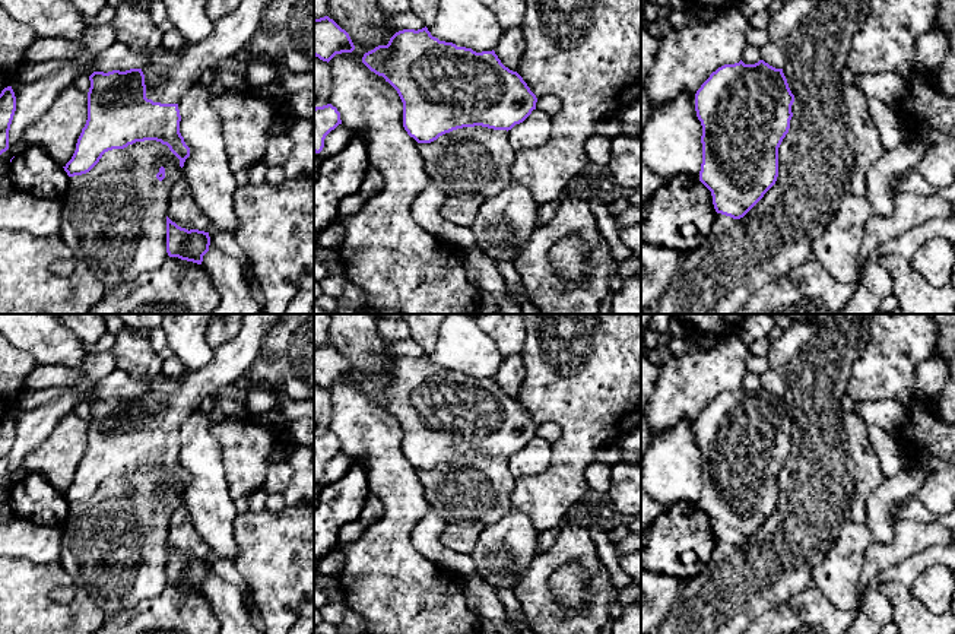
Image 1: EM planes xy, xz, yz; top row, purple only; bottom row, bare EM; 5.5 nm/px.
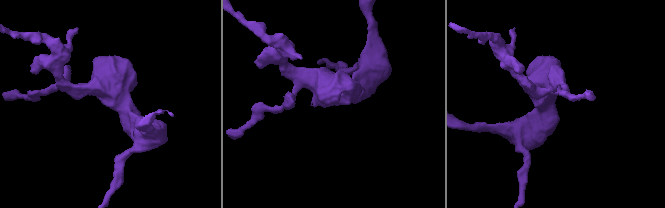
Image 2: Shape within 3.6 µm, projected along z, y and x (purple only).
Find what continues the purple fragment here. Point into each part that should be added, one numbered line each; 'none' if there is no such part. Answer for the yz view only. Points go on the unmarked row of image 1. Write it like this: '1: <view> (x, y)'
none

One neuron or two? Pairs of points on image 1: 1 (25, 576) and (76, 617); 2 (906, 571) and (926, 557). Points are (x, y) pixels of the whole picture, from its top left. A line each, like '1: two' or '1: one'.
1: one
2: one

